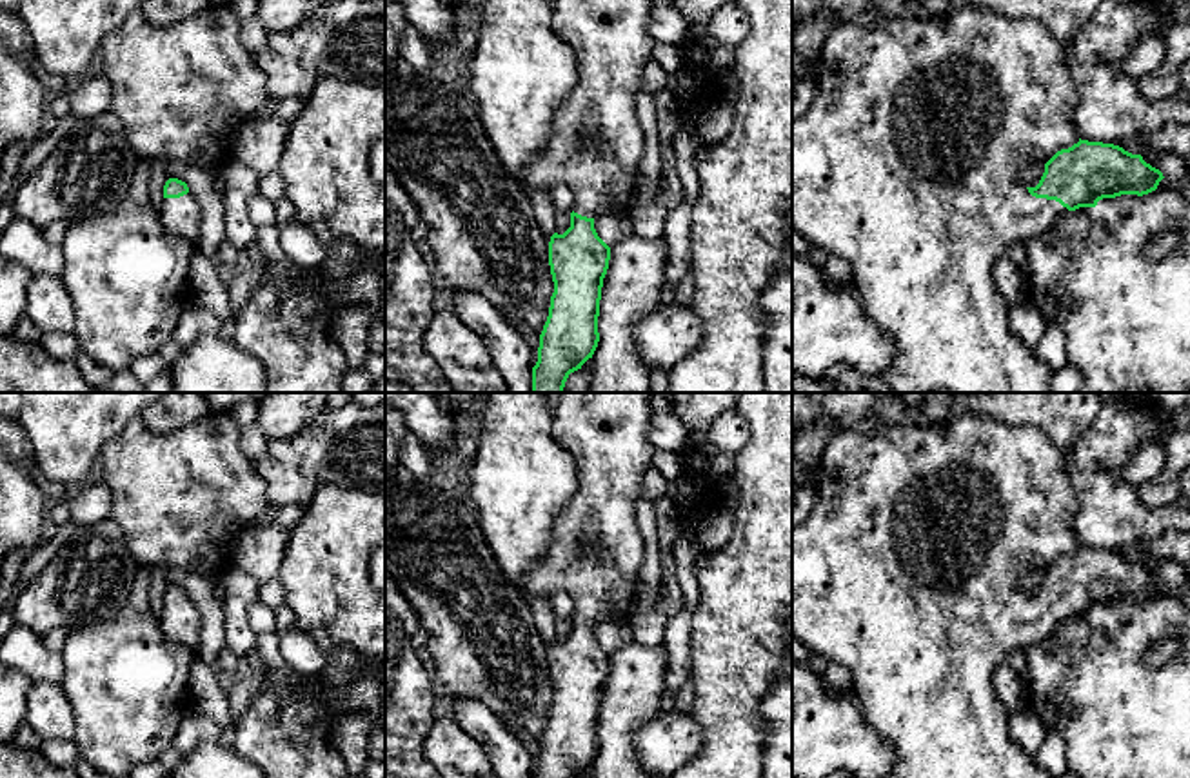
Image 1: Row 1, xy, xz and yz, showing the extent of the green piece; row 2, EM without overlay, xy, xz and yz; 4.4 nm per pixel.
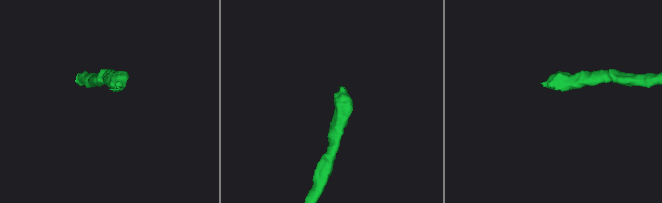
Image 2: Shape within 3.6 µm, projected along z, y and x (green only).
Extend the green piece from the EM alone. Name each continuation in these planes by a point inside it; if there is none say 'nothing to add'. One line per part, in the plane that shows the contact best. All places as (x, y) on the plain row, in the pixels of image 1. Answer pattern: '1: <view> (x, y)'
1: yz (907, 571)

